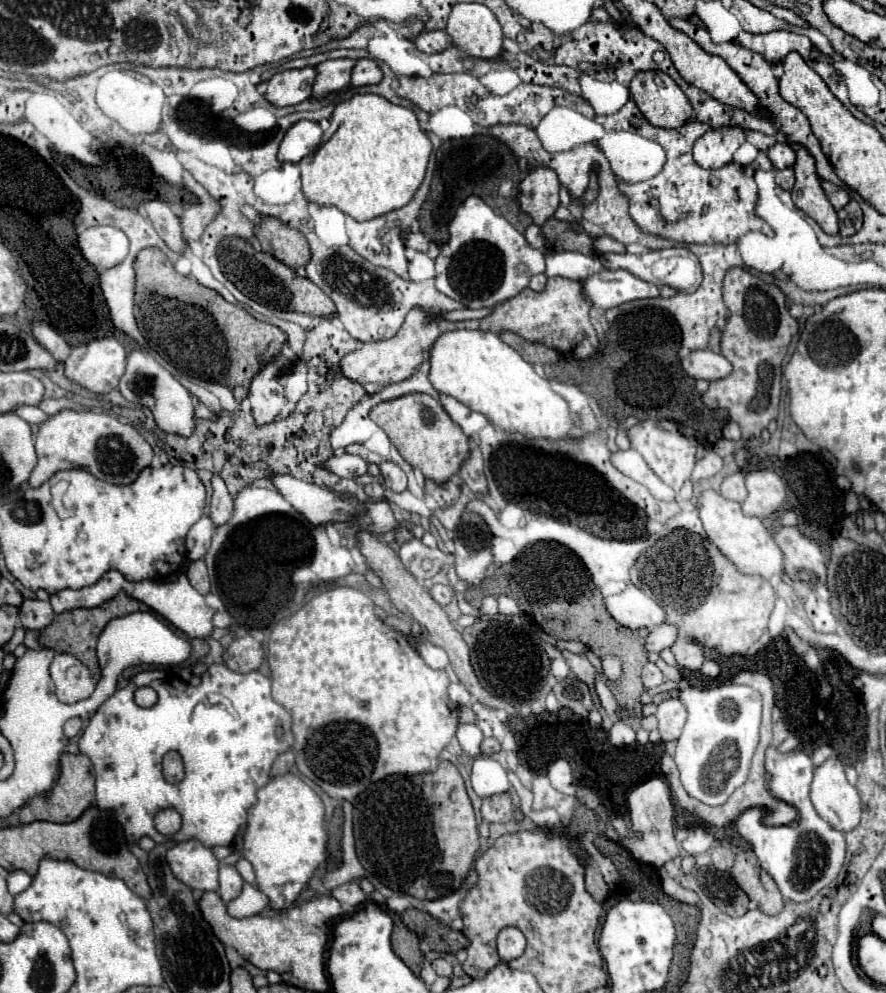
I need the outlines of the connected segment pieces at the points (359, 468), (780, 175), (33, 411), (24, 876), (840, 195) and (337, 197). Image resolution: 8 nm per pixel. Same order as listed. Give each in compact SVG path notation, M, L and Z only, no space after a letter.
M343 454L343 456L331 456L329 460L325 460L325 464L321 464L325 470L337 474L339 478L355 478L361 474L367 474L367 462L361 456L351 456L351 454Z
M785 168L785 170L775 170L775 180L781 188L785 190L791 190L793 184L795 184L795 174L793 174L793 168Z
M21 406L21 408L17 408L15 412L17 412L25 422L29 422L31 426L33 426L33 424L43 424L43 422L49 418L39 406Z
M13 870L13 872L9 874L9 878L7 878L7 884L9 884L9 892L11 892L13 896L17 896L17 894L21 894L23 890L29 888L31 876L29 876L27 872L23 872L23 870Z
M831 184L831 204L833 204L833 208L841 210L847 202L849 202L849 194L843 188Z
M355 94L351 100L335 106L331 126L323 134L321 146L299 162L303 194L309 202L315 202L319 206L335 206L359 222L371 220L405 206L413 198L425 178L429 154L431 142L421 130L415 112L403 106L395 106L375 94Z

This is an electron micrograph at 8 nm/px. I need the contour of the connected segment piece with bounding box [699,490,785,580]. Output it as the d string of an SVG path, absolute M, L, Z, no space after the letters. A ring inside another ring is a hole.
M707 490L699 496L699 516L707 532L707 538L723 552L725 558L729 558L737 566L739 572L761 576L765 580L769 580L771 576L781 576L785 572L783 552L773 540L771 532L759 518L745 516L741 512L741 504L723 498L715 490Z

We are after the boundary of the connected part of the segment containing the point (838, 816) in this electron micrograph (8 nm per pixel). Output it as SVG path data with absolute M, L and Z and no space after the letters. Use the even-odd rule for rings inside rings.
M837 756L815 768L811 802L817 814L839 832L851 832L861 818L861 798L845 778L845 768Z

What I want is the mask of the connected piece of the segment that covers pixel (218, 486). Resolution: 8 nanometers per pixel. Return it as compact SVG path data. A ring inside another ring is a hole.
M213 476L213 496L211 496L211 520L215 528L225 524L233 516L233 498L219 476Z

